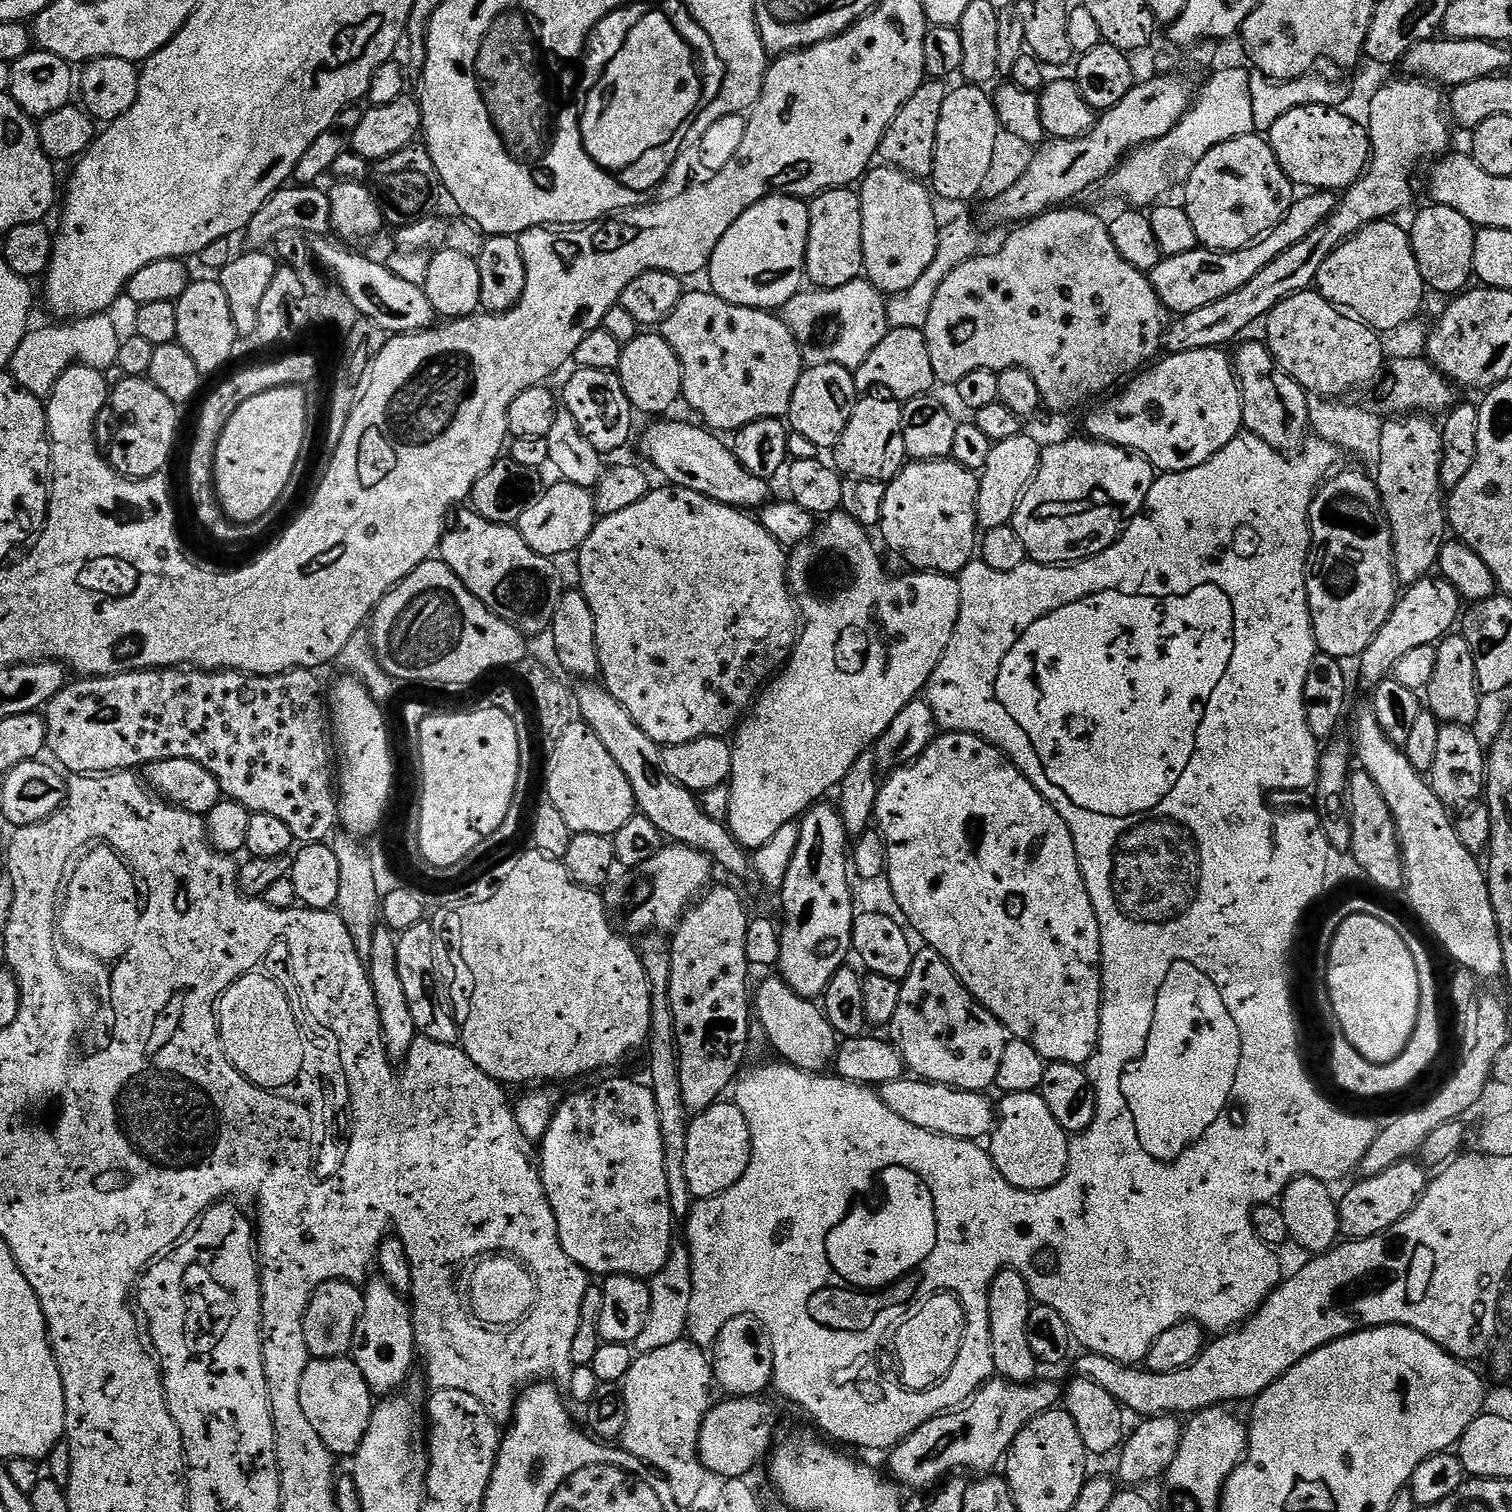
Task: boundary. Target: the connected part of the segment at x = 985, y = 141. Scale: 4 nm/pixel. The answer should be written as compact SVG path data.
M965 83L963 87L953 87L949 91L946 102L942 102L942 114L938 114L938 142L934 146L930 188L944 200L976 200L979 197L982 182L993 161L995 139L1002 130L992 96L974 84Z

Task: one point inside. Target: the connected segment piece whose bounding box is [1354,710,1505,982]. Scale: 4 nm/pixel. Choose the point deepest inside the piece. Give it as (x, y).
(1448, 888)

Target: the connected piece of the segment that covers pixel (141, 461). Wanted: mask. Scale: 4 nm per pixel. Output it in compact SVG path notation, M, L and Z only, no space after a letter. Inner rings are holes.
M127 376L115 381L110 392L110 408L120 415L120 429L112 444L110 463L117 472L133 480L145 480L165 471L168 459L176 448L176 431L180 428L178 405L170 402L158 386L144 376Z

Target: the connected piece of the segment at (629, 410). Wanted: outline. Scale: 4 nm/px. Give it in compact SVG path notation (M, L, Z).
M576 368L573 376L564 384L562 392L563 407L574 414L582 434L601 454L616 452L628 444L632 436L632 416L634 409L630 398L626 398L626 390L622 390L622 382L616 372L606 370L590 370L589 368Z

